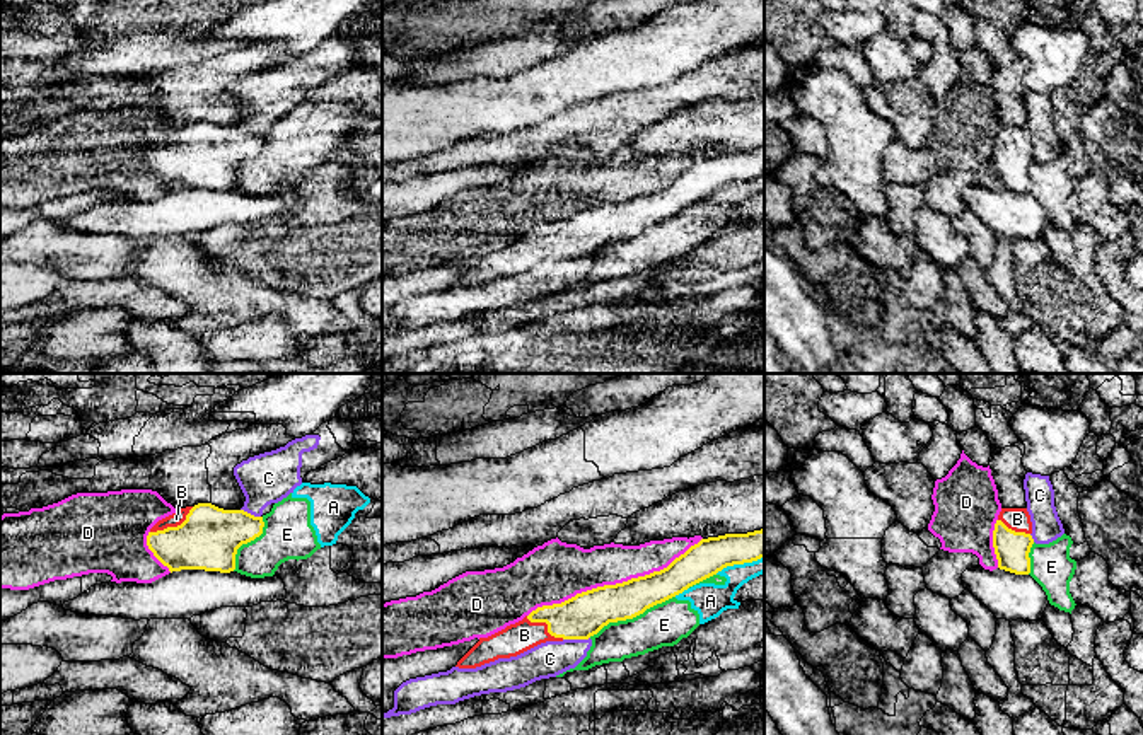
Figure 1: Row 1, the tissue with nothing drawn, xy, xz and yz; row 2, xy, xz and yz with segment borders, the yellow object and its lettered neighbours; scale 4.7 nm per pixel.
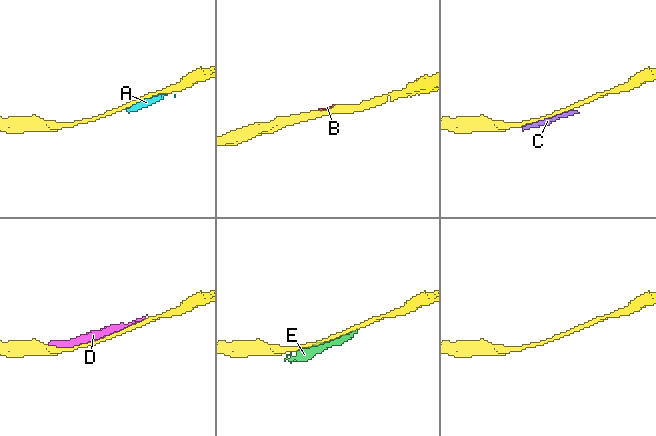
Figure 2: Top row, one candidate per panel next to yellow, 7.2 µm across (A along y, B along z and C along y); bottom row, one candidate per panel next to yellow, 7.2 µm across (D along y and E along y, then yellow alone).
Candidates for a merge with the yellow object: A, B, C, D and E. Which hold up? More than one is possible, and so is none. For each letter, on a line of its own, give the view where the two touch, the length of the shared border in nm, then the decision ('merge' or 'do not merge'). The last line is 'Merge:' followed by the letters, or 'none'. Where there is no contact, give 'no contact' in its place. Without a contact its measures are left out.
A: contact in xz; length 80 nm; do not merge
B: contact in xy; length 240 nm; merge
C: contact in xz; length 130 nm; do not merge
D: contact in xz; length 900 nm; do not merge
E: contact in xz; length 460 nm; do not merge
Merge: B

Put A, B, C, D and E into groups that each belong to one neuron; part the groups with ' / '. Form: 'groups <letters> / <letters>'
groups A E / B / C / D

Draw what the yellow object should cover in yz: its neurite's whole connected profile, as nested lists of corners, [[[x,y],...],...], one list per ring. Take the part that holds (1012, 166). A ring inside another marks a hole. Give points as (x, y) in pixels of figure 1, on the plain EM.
[[[1001,126],[993,148],[993,165],[998,186],[1015,191],[1030,191],[1032,140],[1027,126]]]

